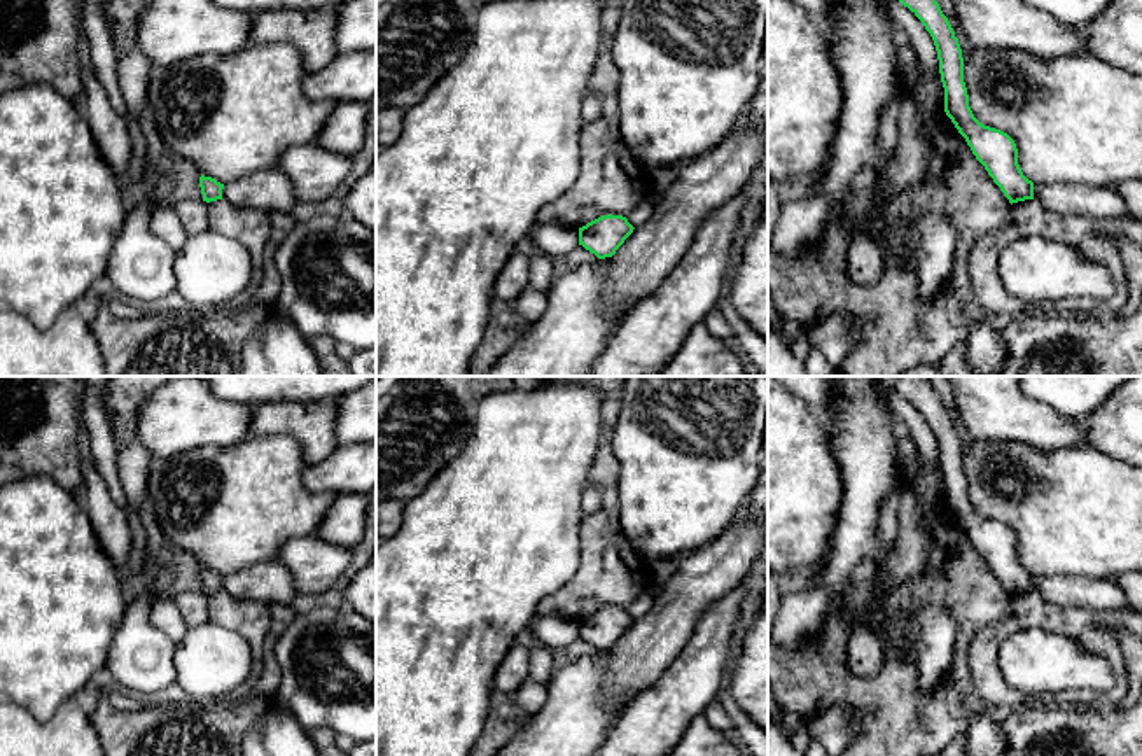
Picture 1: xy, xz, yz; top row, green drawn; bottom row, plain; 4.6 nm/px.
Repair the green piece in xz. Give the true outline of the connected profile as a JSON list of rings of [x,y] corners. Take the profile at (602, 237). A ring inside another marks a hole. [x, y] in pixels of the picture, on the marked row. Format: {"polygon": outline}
{"polygon": [[[602,215],[579,228],[579,245],[598,259],[612,257],[633,229],[623,215]]]}

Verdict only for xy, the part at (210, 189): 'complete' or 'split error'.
complete

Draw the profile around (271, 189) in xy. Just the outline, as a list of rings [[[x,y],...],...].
[[[280,168],[264,170],[224,184],[222,200],[238,208],[262,212],[292,212],[299,203],[294,184]]]

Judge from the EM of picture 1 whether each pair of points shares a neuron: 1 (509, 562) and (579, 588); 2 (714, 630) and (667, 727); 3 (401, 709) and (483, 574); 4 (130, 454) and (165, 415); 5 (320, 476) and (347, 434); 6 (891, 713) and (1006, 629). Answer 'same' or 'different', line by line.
1: different
2: same
3: same
4: different
5: different
6: different

